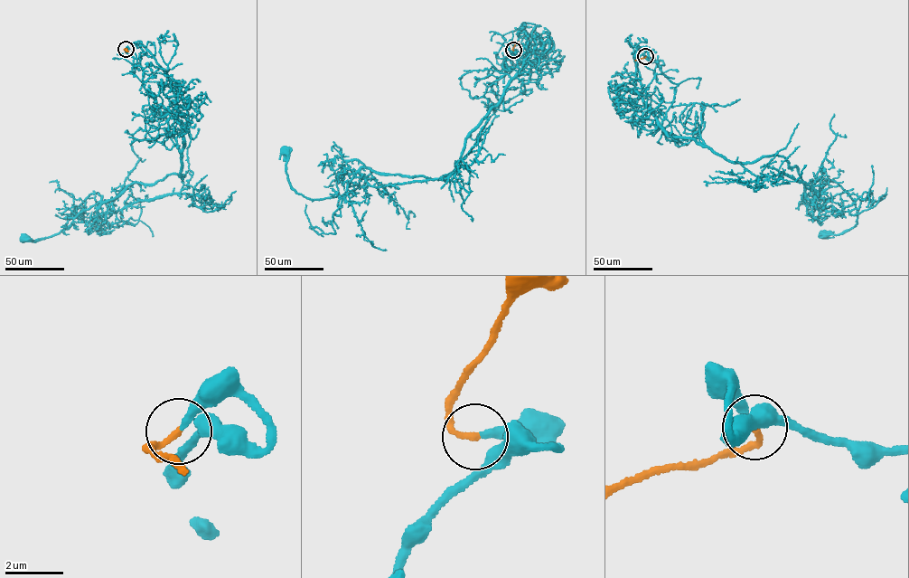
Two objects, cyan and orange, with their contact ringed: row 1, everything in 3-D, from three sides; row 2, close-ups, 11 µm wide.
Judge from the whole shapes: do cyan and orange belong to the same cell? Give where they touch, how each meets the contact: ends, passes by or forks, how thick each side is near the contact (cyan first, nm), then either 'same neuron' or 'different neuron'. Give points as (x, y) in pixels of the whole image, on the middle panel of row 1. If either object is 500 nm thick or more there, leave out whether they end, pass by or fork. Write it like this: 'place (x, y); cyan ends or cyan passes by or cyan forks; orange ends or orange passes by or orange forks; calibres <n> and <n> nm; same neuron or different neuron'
place (513, 50); cyan passes by; orange ends; calibres 190 and 200 nm; same neuron

